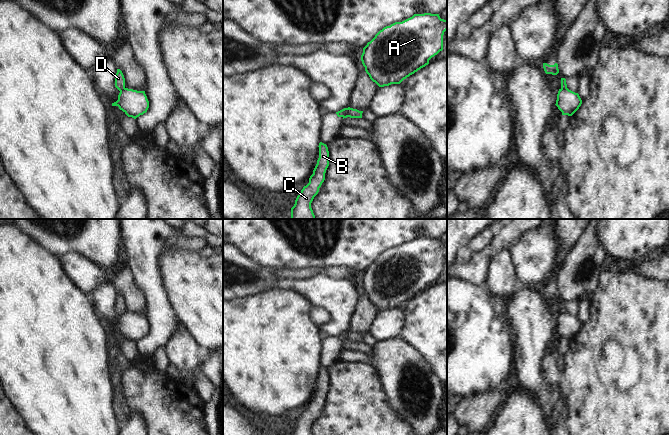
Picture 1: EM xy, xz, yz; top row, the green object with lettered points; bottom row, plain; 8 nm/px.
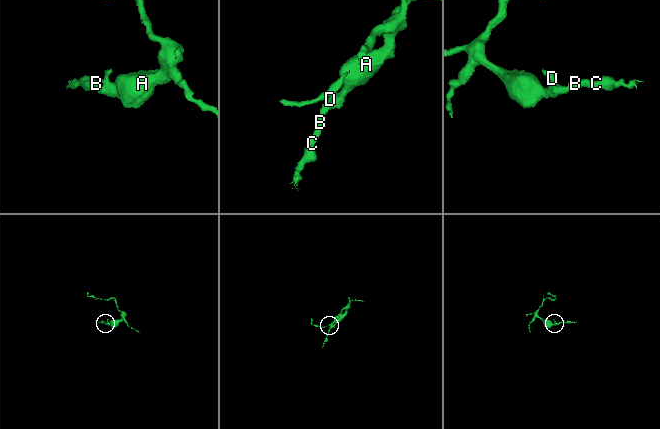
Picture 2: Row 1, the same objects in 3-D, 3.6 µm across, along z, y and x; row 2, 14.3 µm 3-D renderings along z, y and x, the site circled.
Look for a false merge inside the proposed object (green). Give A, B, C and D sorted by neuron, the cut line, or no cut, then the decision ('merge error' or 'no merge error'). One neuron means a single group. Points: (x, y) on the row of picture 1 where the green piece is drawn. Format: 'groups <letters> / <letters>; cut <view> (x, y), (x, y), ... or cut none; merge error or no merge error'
groups A B C / D; cut xz (347, 108), (346, 114), (343, 117); merge error

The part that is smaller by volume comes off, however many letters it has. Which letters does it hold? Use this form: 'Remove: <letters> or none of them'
Remove: D

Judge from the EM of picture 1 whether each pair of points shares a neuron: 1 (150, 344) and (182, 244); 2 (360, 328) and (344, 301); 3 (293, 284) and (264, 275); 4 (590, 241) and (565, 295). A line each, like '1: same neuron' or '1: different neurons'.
1: different neurons
2: different neurons
3: different neurons
4: same neuron

